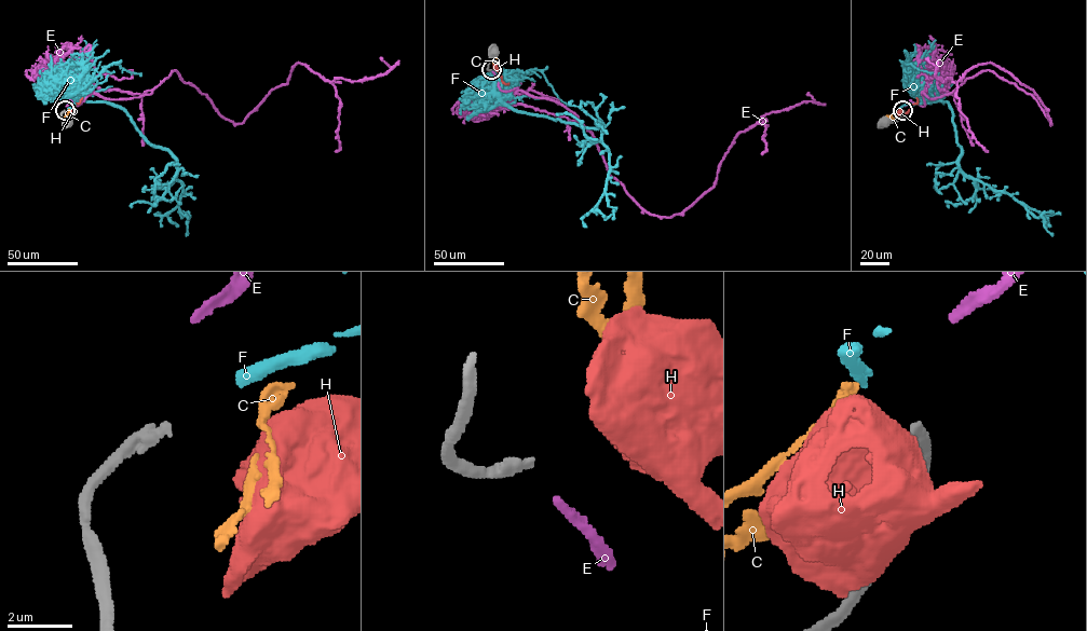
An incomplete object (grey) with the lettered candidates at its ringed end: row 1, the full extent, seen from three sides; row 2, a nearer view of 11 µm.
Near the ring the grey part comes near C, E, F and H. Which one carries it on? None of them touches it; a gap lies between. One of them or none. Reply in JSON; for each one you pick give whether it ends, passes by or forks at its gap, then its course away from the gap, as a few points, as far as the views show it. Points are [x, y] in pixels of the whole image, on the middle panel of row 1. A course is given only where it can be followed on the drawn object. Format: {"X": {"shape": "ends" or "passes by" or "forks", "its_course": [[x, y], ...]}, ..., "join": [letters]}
{"F": {"shape": "ends", "its_course": [[493, 67], [501, 71], [497, 95], [513, 109], [583, 126], [603, 125], [612, 219]]}, "join": ["F"]}

